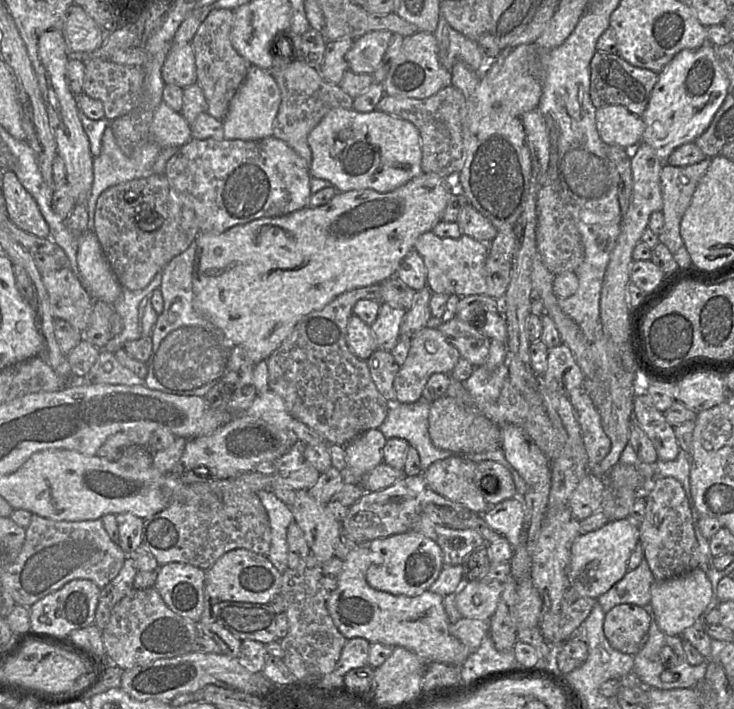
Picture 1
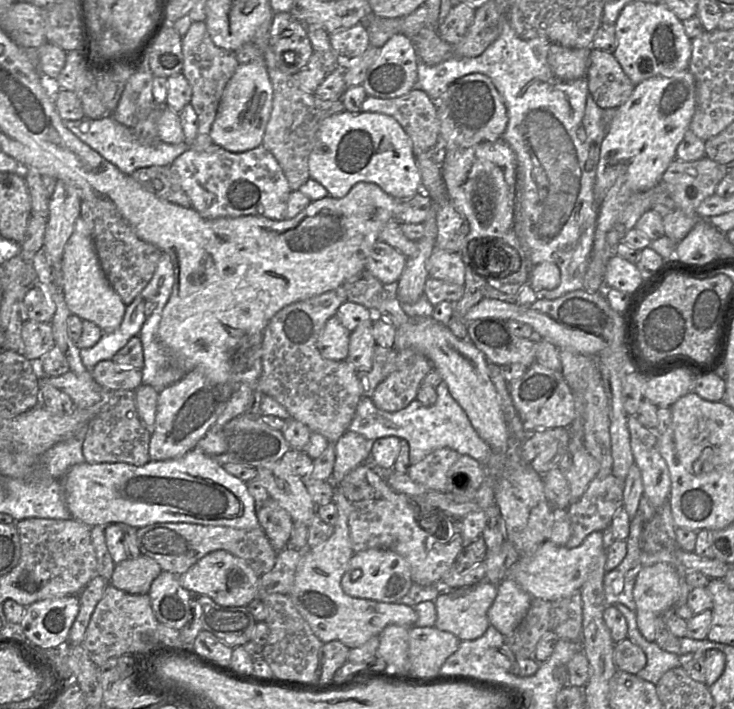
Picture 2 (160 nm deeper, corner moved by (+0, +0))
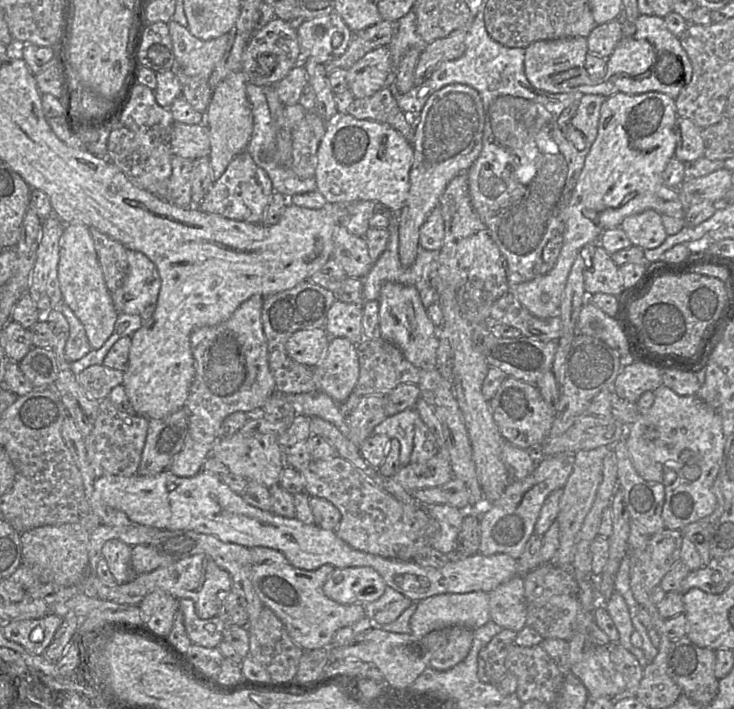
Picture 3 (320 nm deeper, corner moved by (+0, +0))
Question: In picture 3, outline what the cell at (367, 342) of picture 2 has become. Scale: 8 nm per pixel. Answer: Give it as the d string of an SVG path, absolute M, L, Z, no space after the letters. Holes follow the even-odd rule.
M331 338L322 360L310 367L313 367L317 390L343 404L360 374L357 346L346 338Z

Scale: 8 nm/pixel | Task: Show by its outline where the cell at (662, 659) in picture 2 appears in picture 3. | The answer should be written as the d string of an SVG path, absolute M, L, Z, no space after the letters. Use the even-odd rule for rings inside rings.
M614 590L605 609L617 628L621 645L637 658L642 668L645 668L651 661L640 648L634 646L630 641L630 636L635 629L630 611L622 595Z

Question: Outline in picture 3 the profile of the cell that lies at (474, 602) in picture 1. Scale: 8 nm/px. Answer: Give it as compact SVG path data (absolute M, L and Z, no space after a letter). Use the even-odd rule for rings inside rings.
M473 591L469 593L437 594L420 600L417 609L410 618L412 634L424 637L426 634L449 626L464 626L477 630L490 620L489 593Z

